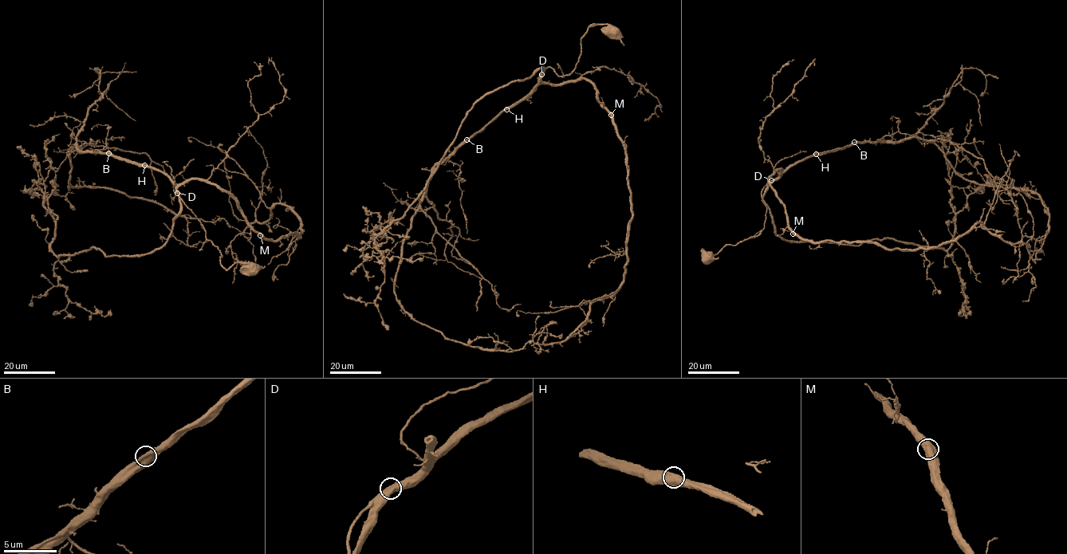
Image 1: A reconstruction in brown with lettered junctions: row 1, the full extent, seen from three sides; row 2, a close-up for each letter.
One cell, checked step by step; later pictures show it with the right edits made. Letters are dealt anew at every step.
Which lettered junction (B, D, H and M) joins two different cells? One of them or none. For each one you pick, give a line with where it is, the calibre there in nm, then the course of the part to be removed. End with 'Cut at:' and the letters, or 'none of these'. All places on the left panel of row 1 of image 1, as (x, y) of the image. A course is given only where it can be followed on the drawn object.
Cut at: none of these

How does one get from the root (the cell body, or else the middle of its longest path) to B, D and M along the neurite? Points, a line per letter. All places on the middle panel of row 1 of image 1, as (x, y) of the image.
B: (615, 31), (607, 25), (592, 25), (570, 73), (557, 76), (548, 67), (527, 94), (466, 139)
D: (615, 31), (607, 25), (592, 25), (581, 38), (581, 54), (570, 73), (557, 76), (548, 67), (541, 74)
M: (615, 31), (592, 25), (575, 68), (563, 76), (548, 67), (541, 79), (588, 80), (611, 115)

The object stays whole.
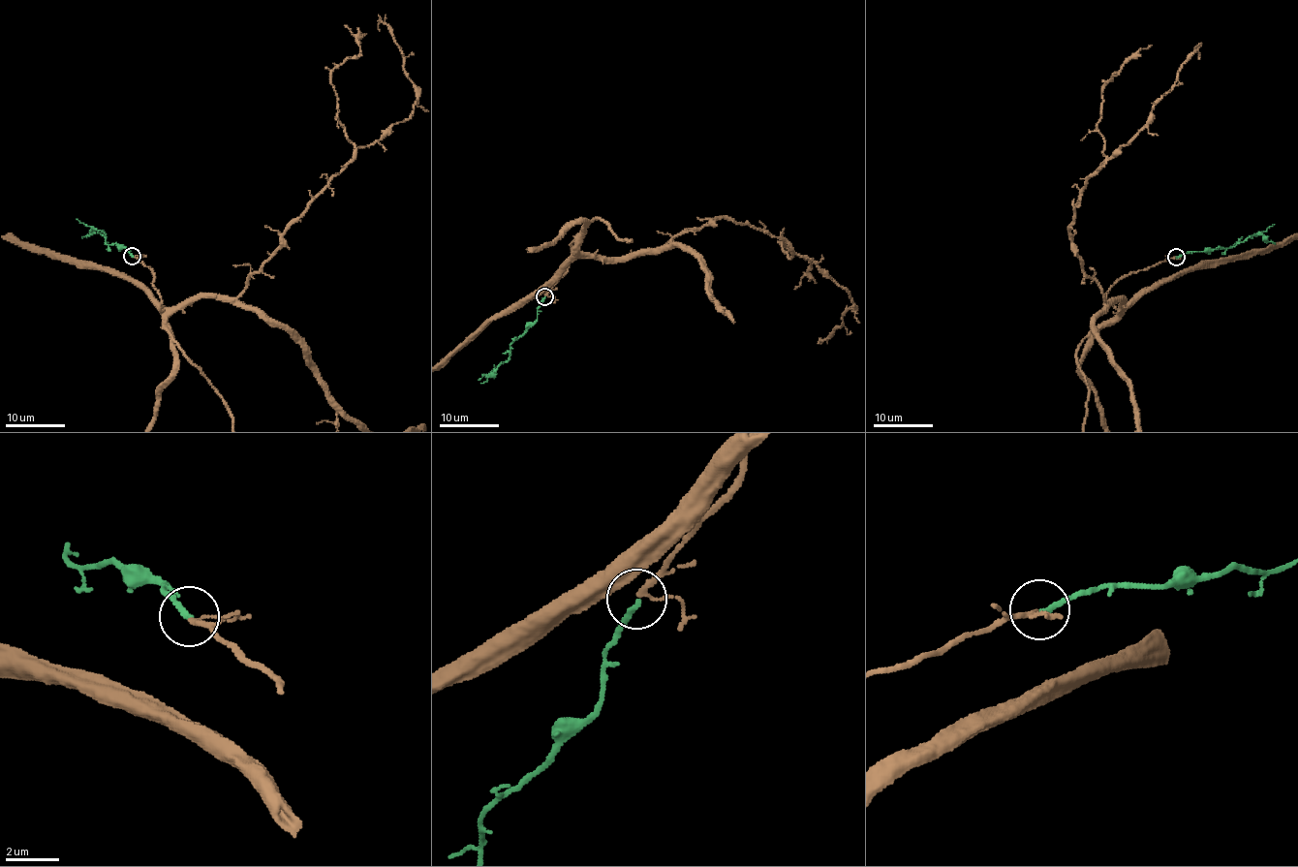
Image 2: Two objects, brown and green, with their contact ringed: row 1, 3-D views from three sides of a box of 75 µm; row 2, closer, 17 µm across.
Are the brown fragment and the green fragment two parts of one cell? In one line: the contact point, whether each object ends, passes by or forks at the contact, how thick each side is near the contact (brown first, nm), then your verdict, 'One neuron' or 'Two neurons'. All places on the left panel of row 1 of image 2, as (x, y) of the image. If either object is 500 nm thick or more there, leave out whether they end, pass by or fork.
Place: (132, 256). At the ring brown passes by. At the ring green ends. Thickness 150 nm (brown) against 200 nm. One neuron

